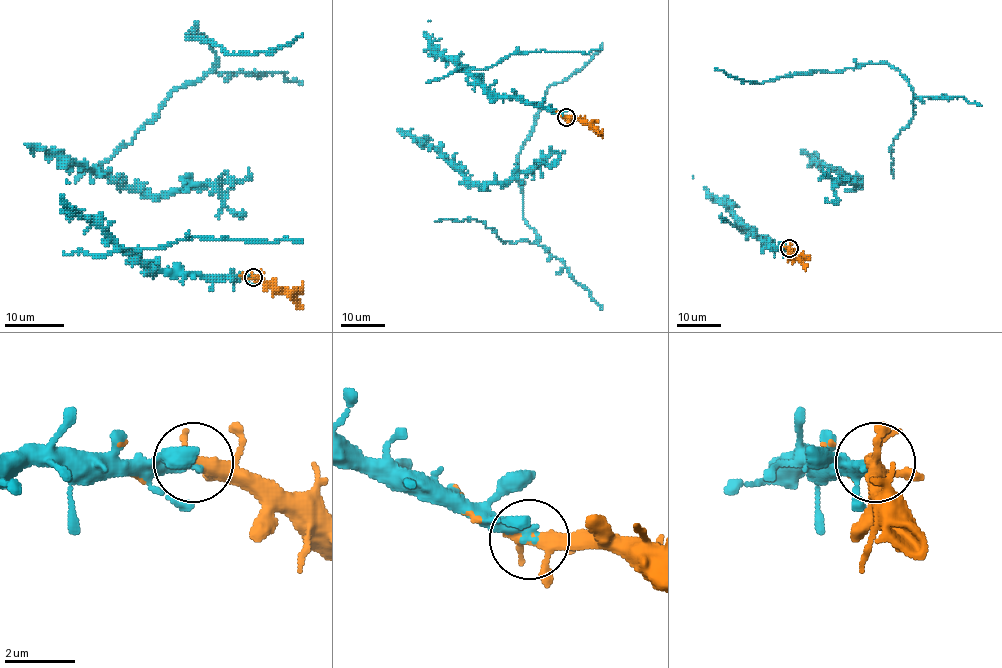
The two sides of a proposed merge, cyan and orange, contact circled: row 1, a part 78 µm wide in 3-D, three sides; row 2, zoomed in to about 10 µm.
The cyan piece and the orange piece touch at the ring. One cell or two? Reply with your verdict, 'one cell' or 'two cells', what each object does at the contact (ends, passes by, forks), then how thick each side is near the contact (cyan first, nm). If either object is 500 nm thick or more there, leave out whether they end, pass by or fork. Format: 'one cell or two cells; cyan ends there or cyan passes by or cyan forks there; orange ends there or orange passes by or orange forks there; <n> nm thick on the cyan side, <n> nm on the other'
one cell; cyan ends there; orange forks there; 300 nm thick on the cyan side, 320 nm on the other

